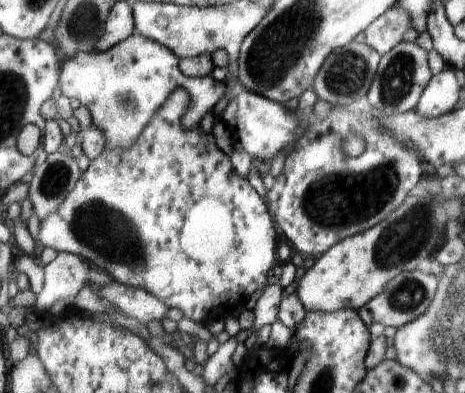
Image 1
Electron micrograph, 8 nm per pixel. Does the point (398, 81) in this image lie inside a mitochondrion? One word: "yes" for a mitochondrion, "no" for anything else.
yes

